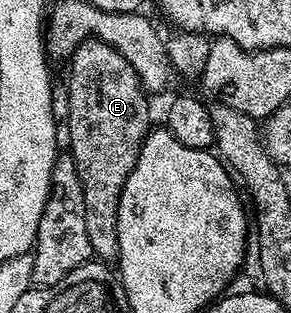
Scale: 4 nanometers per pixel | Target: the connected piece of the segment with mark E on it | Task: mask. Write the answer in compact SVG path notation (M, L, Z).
M99 39L84 41L72 53L70 64L72 70L68 73L66 94L70 107L70 143L67 148L82 183L82 199L86 199L86 235L90 238L92 256L105 263L112 263L120 256L116 208L126 187L126 179L130 171L134 171L134 163L138 163L140 148L153 124L152 117L148 114L148 101L144 98L145 86L141 85L134 67L130 67L130 63L126 63L126 59L114 47Z

